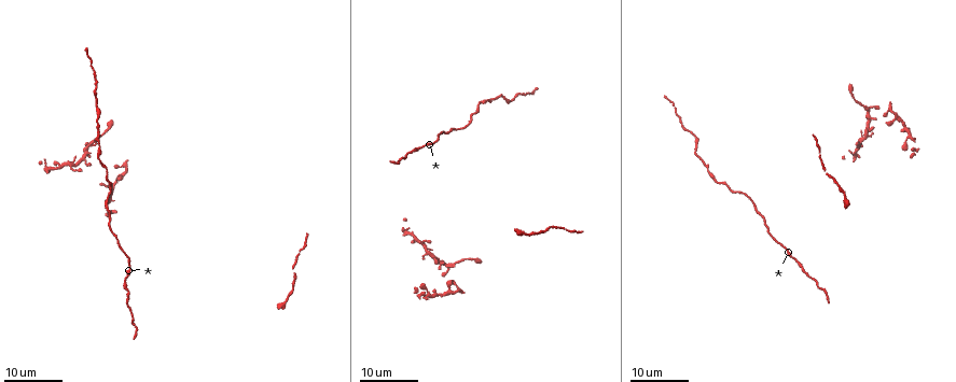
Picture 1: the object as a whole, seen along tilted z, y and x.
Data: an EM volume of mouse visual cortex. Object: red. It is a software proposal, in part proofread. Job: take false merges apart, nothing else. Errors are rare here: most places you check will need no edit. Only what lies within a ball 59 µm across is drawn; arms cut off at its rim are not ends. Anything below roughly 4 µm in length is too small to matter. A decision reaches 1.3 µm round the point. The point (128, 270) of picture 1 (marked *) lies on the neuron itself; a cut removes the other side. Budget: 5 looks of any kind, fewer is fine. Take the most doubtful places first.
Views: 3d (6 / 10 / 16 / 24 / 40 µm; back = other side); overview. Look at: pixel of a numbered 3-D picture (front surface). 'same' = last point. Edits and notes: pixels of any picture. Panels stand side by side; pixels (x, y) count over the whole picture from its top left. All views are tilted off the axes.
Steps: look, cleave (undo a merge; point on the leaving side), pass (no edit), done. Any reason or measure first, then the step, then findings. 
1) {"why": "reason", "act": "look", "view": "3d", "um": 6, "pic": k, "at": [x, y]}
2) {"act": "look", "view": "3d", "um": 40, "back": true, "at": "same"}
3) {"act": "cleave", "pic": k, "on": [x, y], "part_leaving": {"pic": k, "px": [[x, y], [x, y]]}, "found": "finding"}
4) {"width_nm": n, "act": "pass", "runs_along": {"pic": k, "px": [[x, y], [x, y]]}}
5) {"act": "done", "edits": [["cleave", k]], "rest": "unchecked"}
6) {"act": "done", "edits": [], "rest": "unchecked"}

{"act": "look", "view": "3d", "um": 16, "pic": 1, "at": [108, 199]}

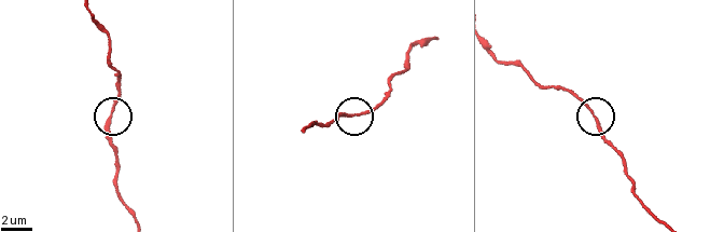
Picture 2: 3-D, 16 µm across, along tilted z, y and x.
{"act": "look", "view": "3d", "um": 10, "pic": 2, "at": [351, 116]}

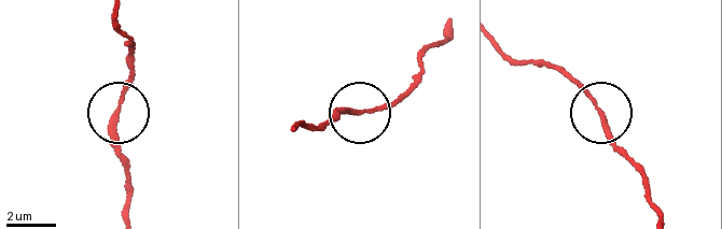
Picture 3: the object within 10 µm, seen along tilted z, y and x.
{"act": "look", "view": "3d", "um": 10, "back": true, "pic": 3, "at": [117, 111]}

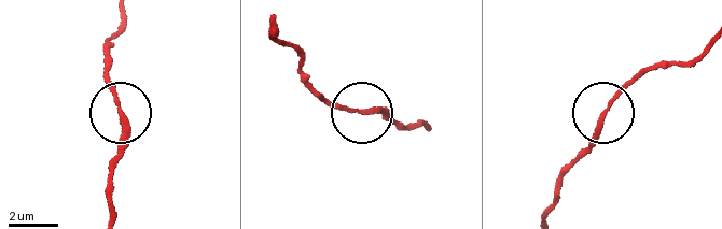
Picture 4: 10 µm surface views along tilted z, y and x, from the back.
{"act": "pass", "runs_along": {"pic": 4, "px": [[427, 124], [408, 128], [385, 112], [346, 106], [307, 76]]}, "found": "all the same neuron"}

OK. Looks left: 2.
{"act": "look", "view": "3d", "um": 24, "pic": 1, "at": [793, 258]}

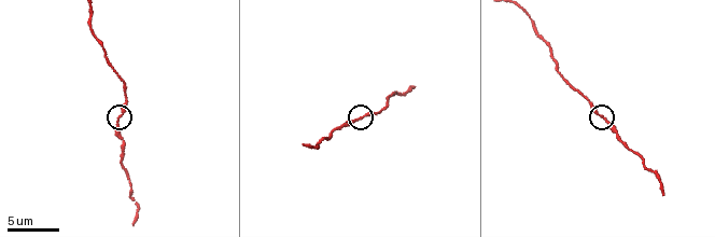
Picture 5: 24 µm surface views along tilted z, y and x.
{"act": "look", "view": "3d", "um": 6, "pic": 5, "at": [358, 117]}

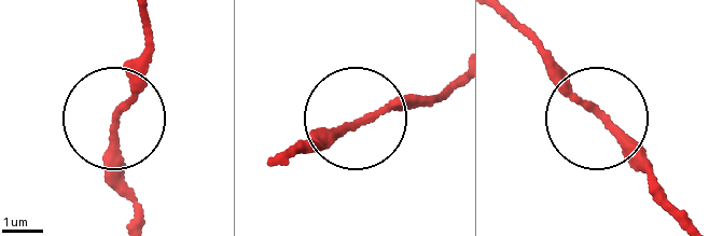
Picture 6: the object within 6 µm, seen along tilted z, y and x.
{"act": "pass", "runs_along": {"pic": 6, "px": [[412, 100], [334, 127], [311, 151]]}, "found": "one neuron here"}

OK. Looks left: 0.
{"act": "done", "edits": [], "rest": "unchecked"}

